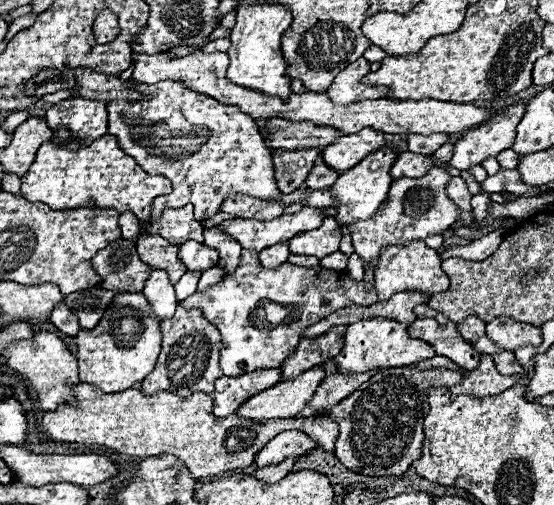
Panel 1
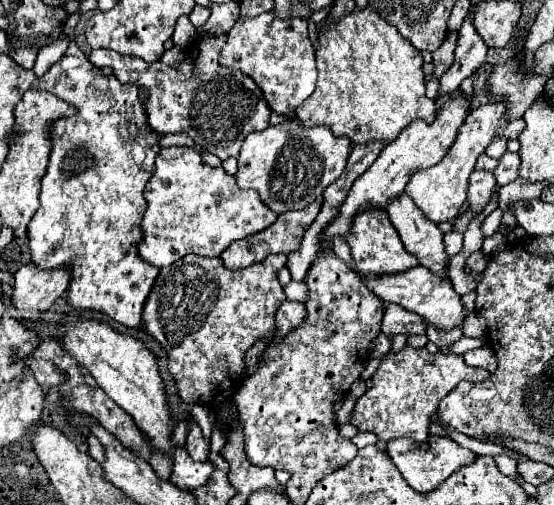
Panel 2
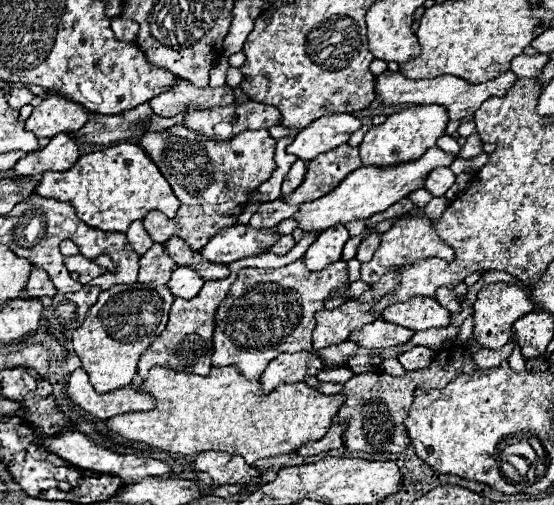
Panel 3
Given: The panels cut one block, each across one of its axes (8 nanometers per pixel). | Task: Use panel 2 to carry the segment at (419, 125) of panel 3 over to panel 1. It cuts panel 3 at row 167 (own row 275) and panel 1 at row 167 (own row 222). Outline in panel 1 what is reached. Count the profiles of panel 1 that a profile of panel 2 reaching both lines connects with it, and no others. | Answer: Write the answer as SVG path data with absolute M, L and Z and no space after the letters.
M382 146L380 150L368 154L364 160L360 160L354 168L346 170L336 184L332 186L332 196L340 200L338 206L338 224L340 226L348 226L354 220L366 220L366 216L372 216L374 210L378 210L378 204L382 204L382 200L386 200L390 184L392 184L392 176L390 176L390 168L398 158L398 150L394 146Z

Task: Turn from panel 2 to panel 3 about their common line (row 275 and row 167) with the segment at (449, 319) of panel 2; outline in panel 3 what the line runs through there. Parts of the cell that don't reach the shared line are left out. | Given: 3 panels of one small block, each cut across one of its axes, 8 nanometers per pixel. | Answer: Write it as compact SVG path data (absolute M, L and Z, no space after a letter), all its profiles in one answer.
M430 148L424 156L420 156L418 160L408 162L408 164L390 166L390 168L372 168L372 166L370 168L356 168L330 194L320 196L318 200L300 204L300 210L292 218L296 220L296 224L302 232L308 232L314 236L318 236L322 230L326 230L334 224L346 224L350 220L370 218L372 214L384 212L394 202L406 198L410 192L422 188L430 170L440 168L440 166L450 166L454 158L456 158L454 154L448 154L440 148Z

